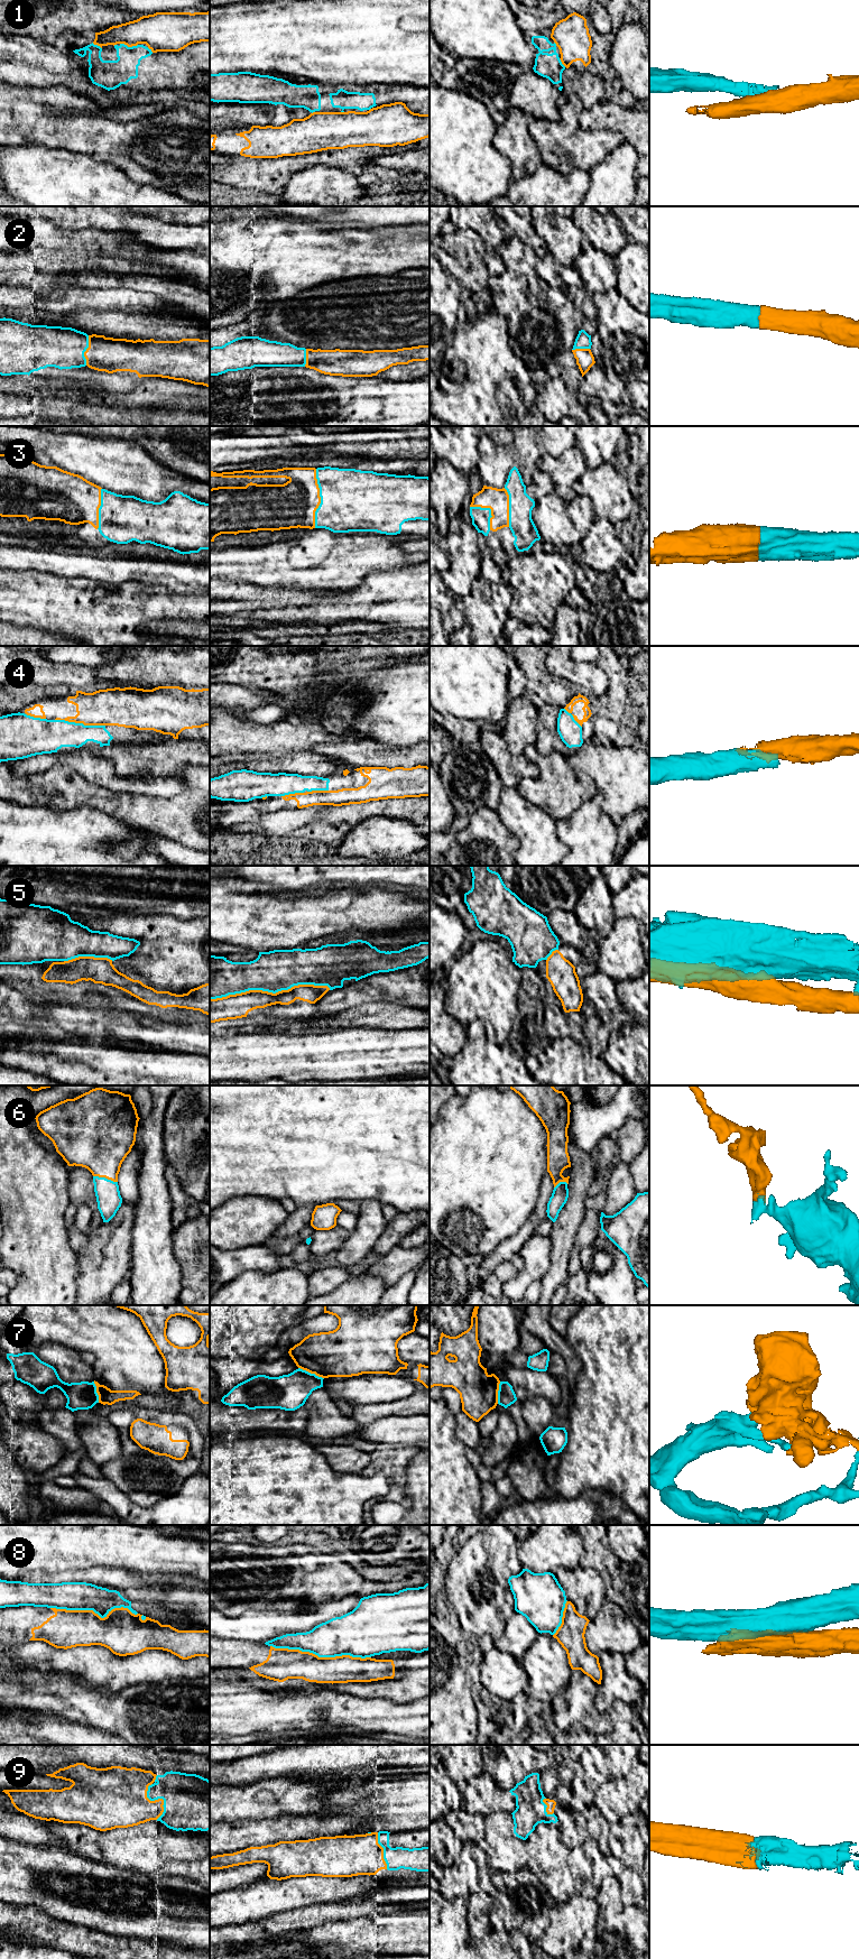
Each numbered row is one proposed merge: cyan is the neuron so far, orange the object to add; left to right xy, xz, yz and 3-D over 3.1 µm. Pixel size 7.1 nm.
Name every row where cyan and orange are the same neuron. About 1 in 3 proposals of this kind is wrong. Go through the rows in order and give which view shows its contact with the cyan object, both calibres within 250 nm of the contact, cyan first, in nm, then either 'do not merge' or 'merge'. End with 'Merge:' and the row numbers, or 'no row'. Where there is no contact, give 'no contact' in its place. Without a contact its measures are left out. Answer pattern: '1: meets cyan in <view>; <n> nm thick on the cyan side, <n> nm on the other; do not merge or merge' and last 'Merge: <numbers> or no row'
1: meets cyan in xy; 200 nm thick on the cyan side, 280 nm on the other; do not merge
2: meets cyan in xy; 300 nm thick on the cyan side, 240 nm on the other; merge
3: meets cyan in xz; 440 nm thick on the cyan side, 320 nm on the other; merge
4: meets cyan in xy; 240 nm thick on the cyan side, 260 nm on the other; merge
5: meets cyan in xz; 300 nm thick on the cyan side, 170 nm on the other; do not merge
6: meets cyan in xy; 180 nm thick on the cyan side, 400 nm on the other; merge
7: meets cyan in xz; 260 nm thick on the cyan side, 340 nm on the other; do not merge
8: meets cyan in xz; 280 nm thick on the cyan side, 200 nm on the other; do not merge
9: meets cyan in xy; 400 nm thick on the cyan side, 340 nm on the other; merge
Merge: 2, 3, 4, 6, 9

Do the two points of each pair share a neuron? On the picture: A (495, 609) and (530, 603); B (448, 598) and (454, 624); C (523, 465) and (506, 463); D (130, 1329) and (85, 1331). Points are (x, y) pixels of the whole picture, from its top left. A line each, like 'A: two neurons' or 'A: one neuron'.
A: two neurons
B: one neuron
C: two neurons
D: one neuron

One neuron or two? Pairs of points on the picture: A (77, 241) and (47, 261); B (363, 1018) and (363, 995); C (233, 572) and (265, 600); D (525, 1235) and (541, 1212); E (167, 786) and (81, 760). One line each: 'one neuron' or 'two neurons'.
A: two neurons
B: two neurons
C: two neurons
D: two neurons
E: one neuron

